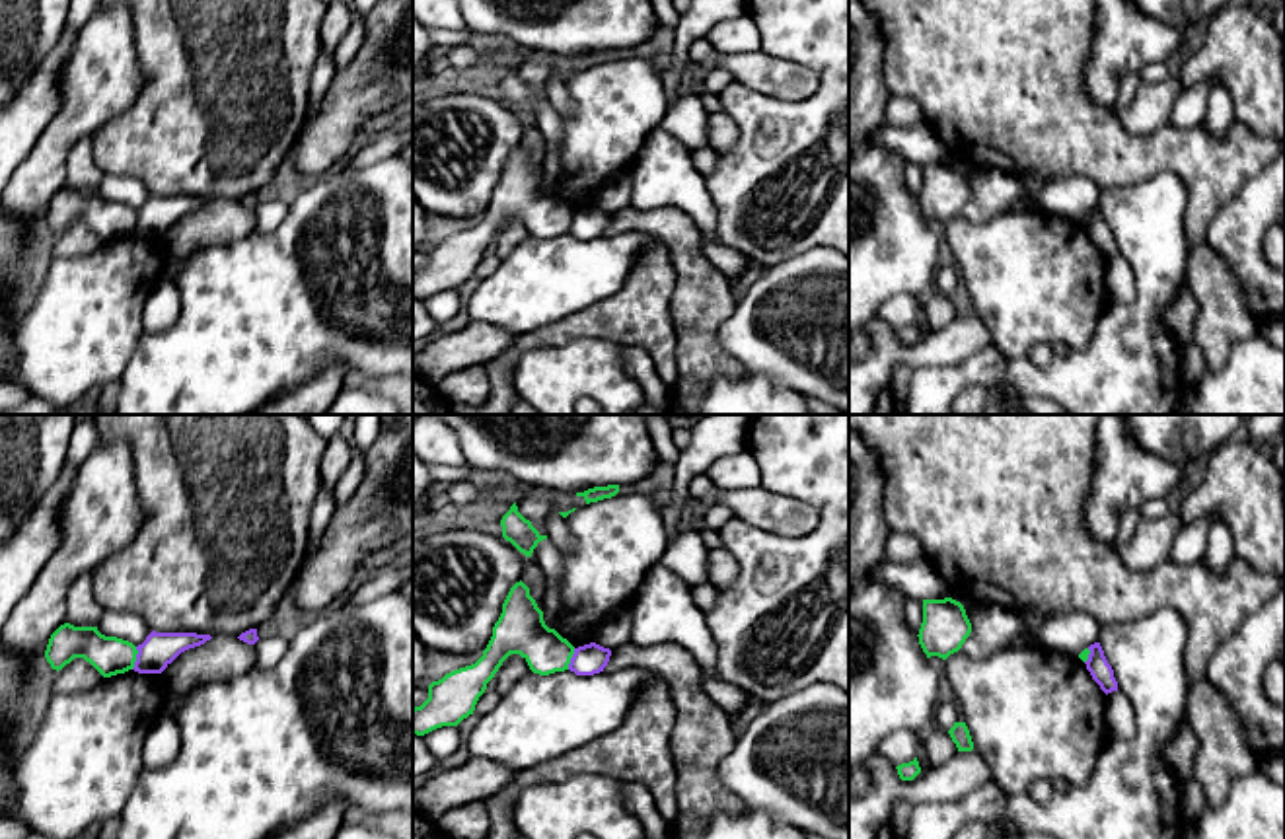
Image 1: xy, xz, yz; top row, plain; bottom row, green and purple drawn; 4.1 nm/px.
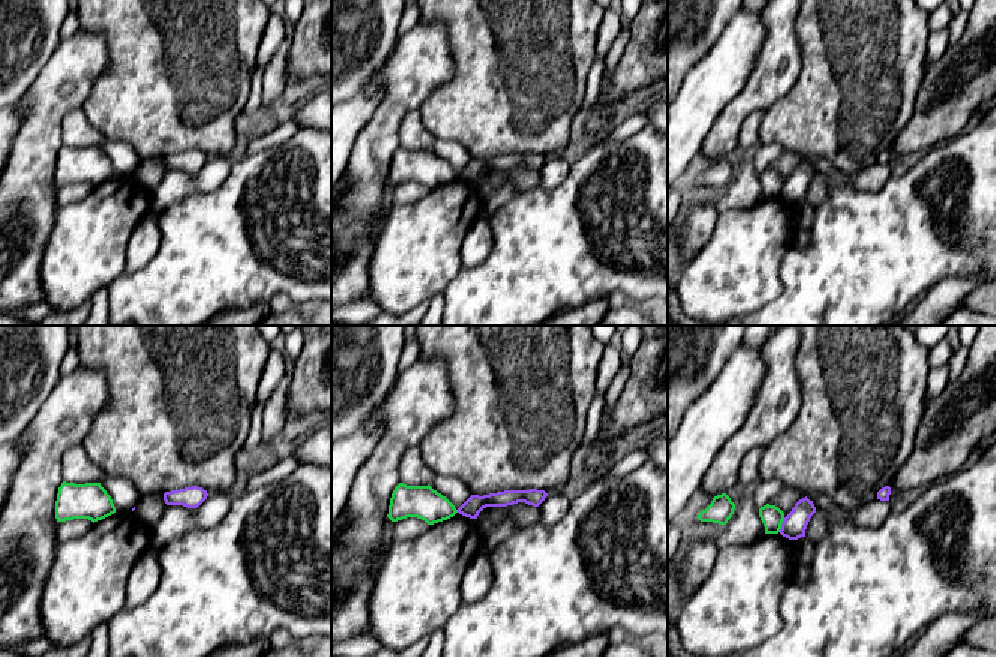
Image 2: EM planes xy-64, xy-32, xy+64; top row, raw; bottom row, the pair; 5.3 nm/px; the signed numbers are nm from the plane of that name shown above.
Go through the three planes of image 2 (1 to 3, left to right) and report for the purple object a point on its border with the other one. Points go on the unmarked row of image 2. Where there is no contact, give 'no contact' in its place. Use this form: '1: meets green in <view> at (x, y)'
1: no contact
2: no contact
3: meets green in xy+64 at (780, 189)

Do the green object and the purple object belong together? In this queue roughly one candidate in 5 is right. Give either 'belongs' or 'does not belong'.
does not belong

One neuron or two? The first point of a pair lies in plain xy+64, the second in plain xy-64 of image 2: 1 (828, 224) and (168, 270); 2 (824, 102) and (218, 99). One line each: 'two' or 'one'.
1: one
2: one

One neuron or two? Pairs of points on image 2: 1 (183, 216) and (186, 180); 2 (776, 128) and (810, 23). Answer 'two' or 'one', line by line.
1: two
2: one

